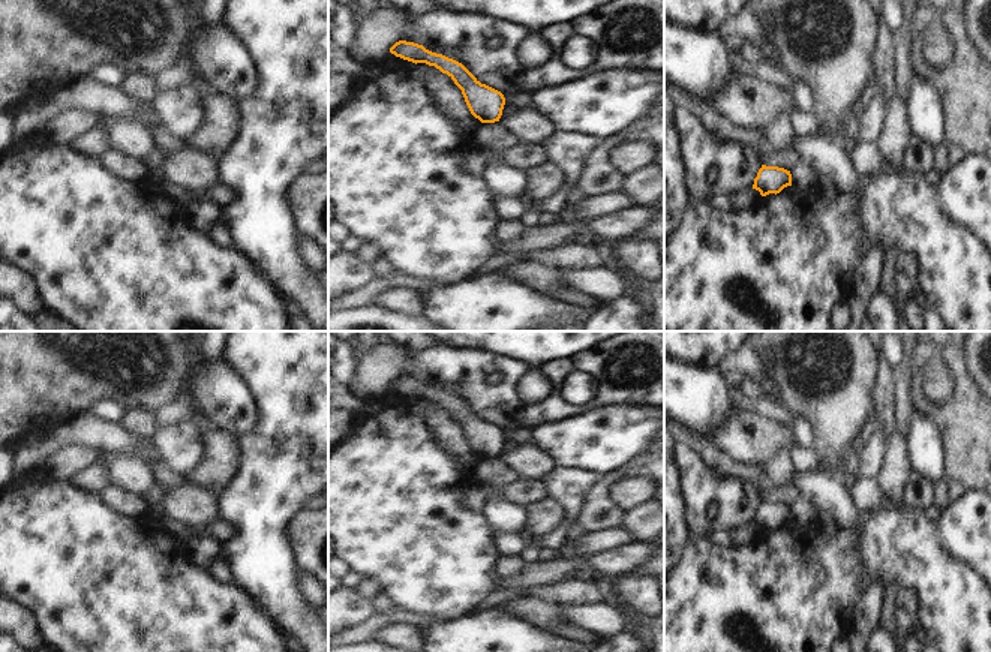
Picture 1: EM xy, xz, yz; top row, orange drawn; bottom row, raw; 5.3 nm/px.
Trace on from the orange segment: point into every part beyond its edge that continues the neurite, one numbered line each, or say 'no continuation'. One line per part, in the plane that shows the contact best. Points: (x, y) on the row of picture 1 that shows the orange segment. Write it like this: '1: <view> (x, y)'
no continuation

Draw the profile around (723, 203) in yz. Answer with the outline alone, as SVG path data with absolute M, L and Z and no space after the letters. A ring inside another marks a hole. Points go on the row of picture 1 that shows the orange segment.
M717 193L714 196L711 196L703 205L703 208L706 207L712 207L718 211L738 211L742 204L735 201L732 196L726 195L726 193Z

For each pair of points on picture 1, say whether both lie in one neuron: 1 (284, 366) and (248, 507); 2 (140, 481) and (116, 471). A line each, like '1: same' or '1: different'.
1: same
2: same

